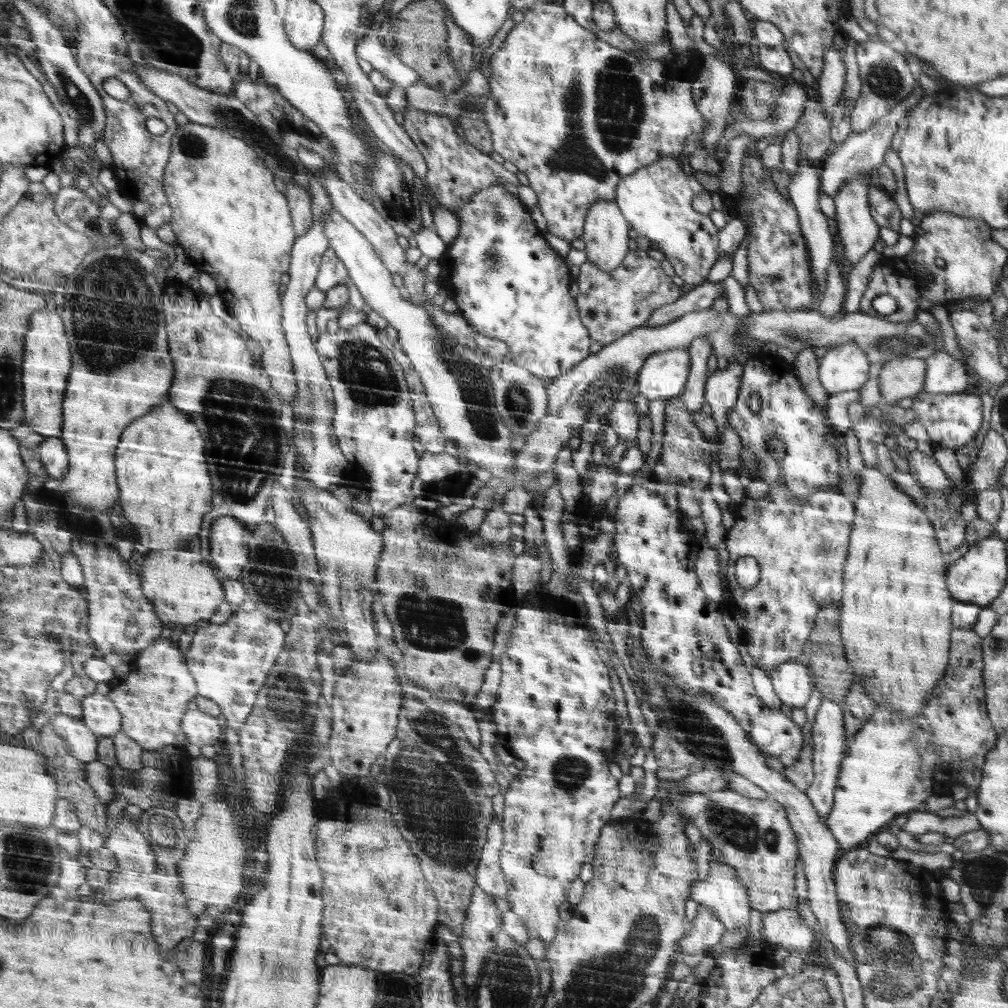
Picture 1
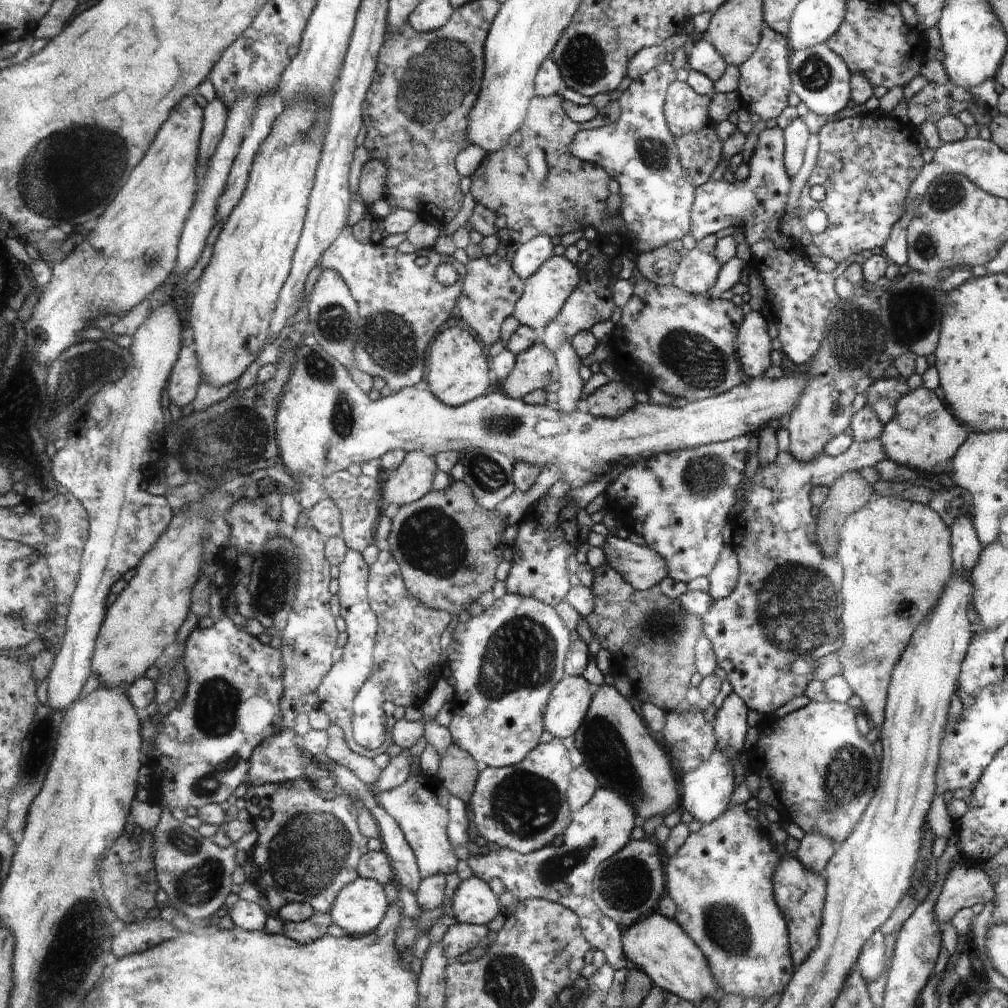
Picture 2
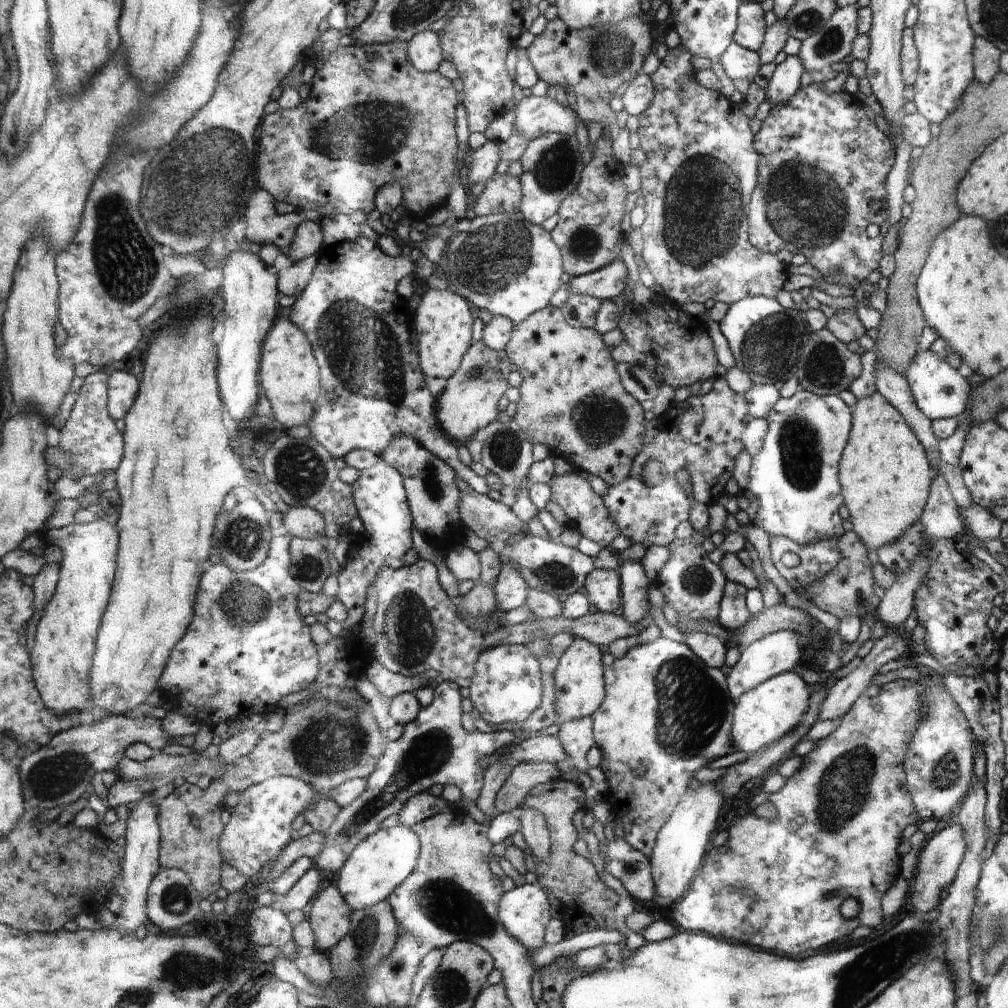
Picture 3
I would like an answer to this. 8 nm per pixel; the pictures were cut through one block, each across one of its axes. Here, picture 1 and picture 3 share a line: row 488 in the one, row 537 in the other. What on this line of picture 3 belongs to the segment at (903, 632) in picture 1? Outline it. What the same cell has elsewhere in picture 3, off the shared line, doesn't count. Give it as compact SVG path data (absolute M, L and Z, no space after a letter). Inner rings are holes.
M879 392L857 400L853 406L853 436L849 436L839 460L839 484L853 532L865 548L875 552L899 540L925 508L931 482L923 446L901 414Z

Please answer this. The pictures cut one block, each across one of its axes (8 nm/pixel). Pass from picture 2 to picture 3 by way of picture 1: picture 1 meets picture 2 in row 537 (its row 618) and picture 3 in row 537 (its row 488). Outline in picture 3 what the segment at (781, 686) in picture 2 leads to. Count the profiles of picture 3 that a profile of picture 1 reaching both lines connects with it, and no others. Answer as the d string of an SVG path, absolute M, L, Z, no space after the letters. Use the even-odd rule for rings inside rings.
M769 536L769 552L771 552L771 564L779 572L779 576L787 582L787 586L797 594L799 600L809 600L811 592L809 588L817 582L821 582L841 560L841 554L837 550L837 538L825 538L817 540L815 544L799 544L791 538L781 538L781 536ZM783 554L795 554L799 562L795 566L783 566L781 556Z

